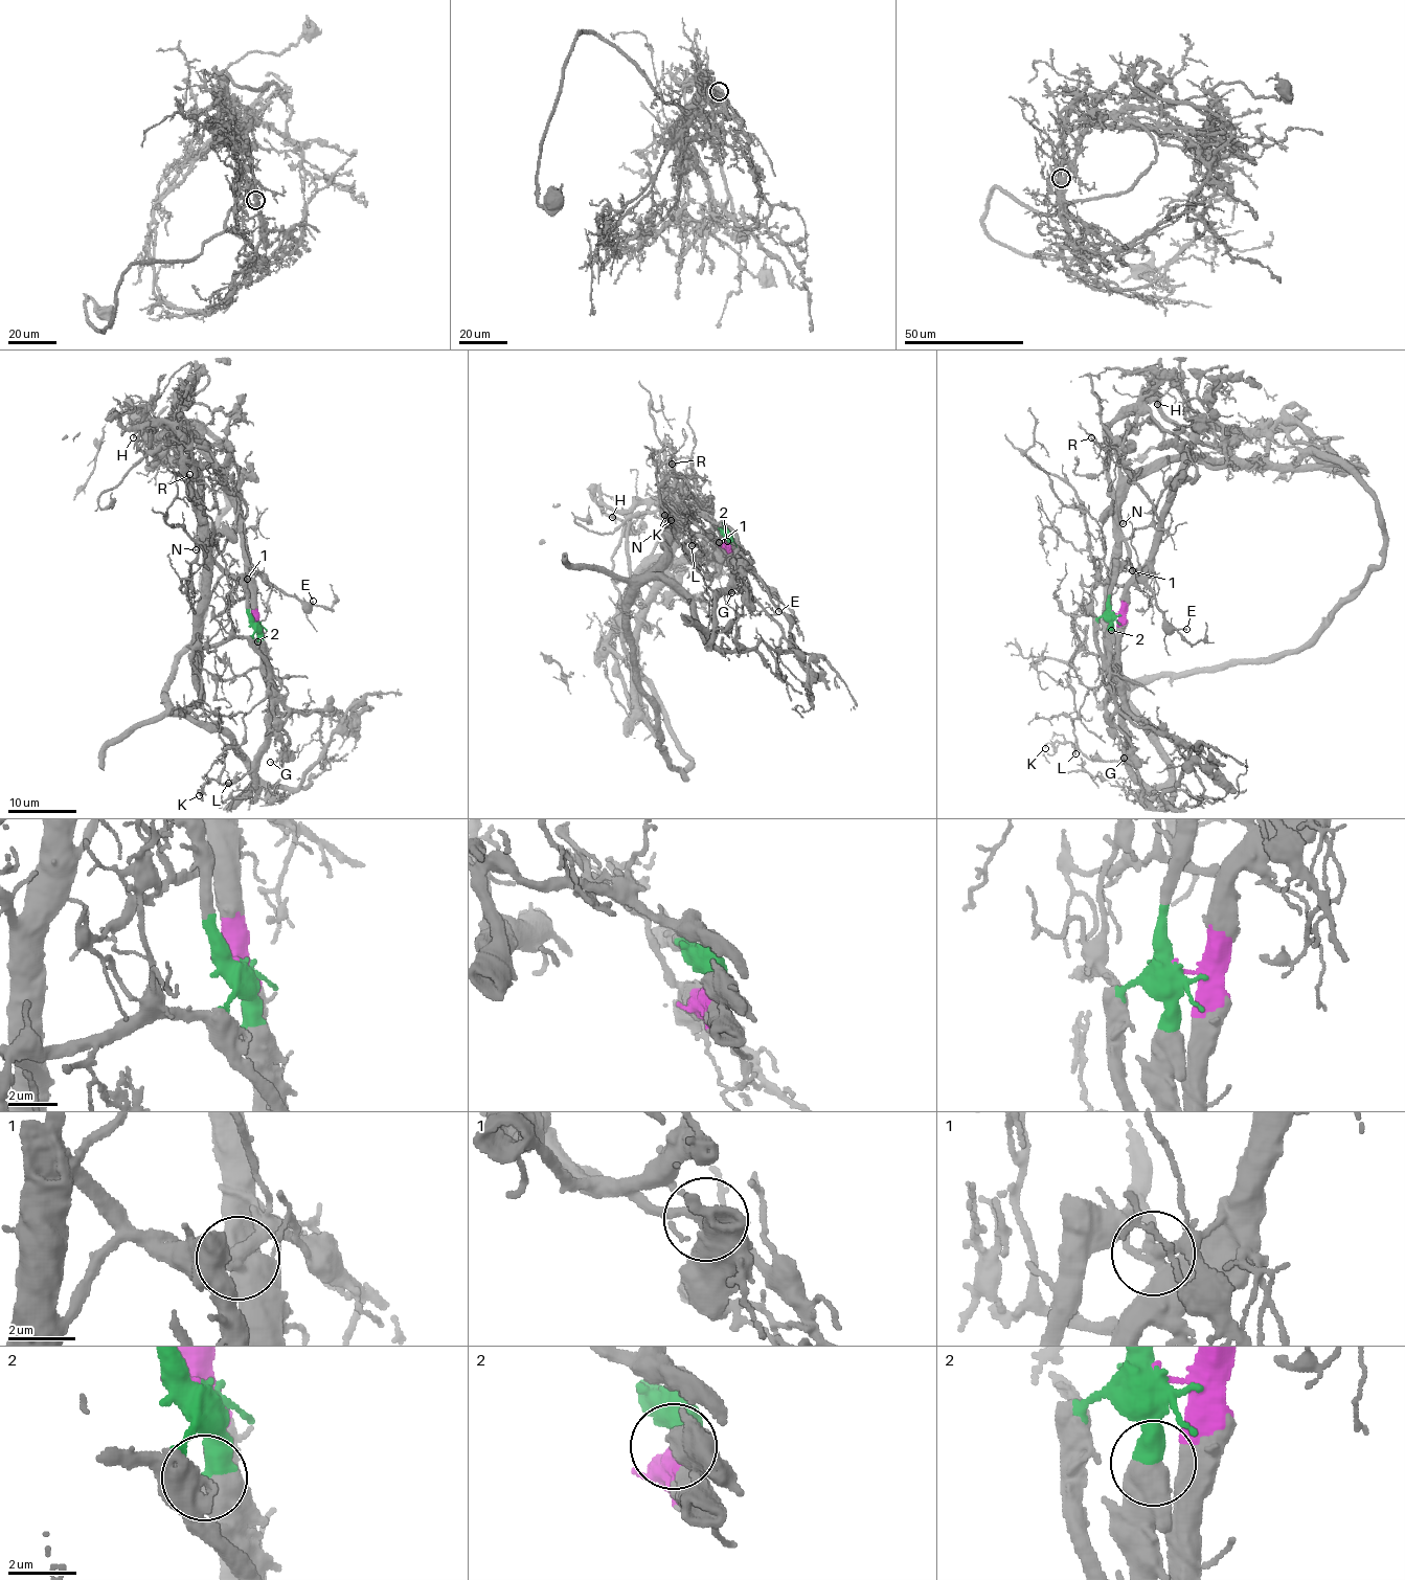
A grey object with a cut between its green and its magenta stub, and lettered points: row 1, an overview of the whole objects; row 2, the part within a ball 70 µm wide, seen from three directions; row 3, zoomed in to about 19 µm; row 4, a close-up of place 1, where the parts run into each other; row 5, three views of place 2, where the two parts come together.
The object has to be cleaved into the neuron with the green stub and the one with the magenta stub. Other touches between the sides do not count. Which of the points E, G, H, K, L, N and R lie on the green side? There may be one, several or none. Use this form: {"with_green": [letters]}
{"with_green": ["E", "G", "H", "N", "R"]}

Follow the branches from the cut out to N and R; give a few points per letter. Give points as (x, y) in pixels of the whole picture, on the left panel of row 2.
N: (255, 624), (248, 611), (247, 592), (227, 574), (199, 537), (196, 538), (196, 549)
R: (255, 624), (247, 592), (227, 574), (207, 545), (206, 519), (188, 474)

